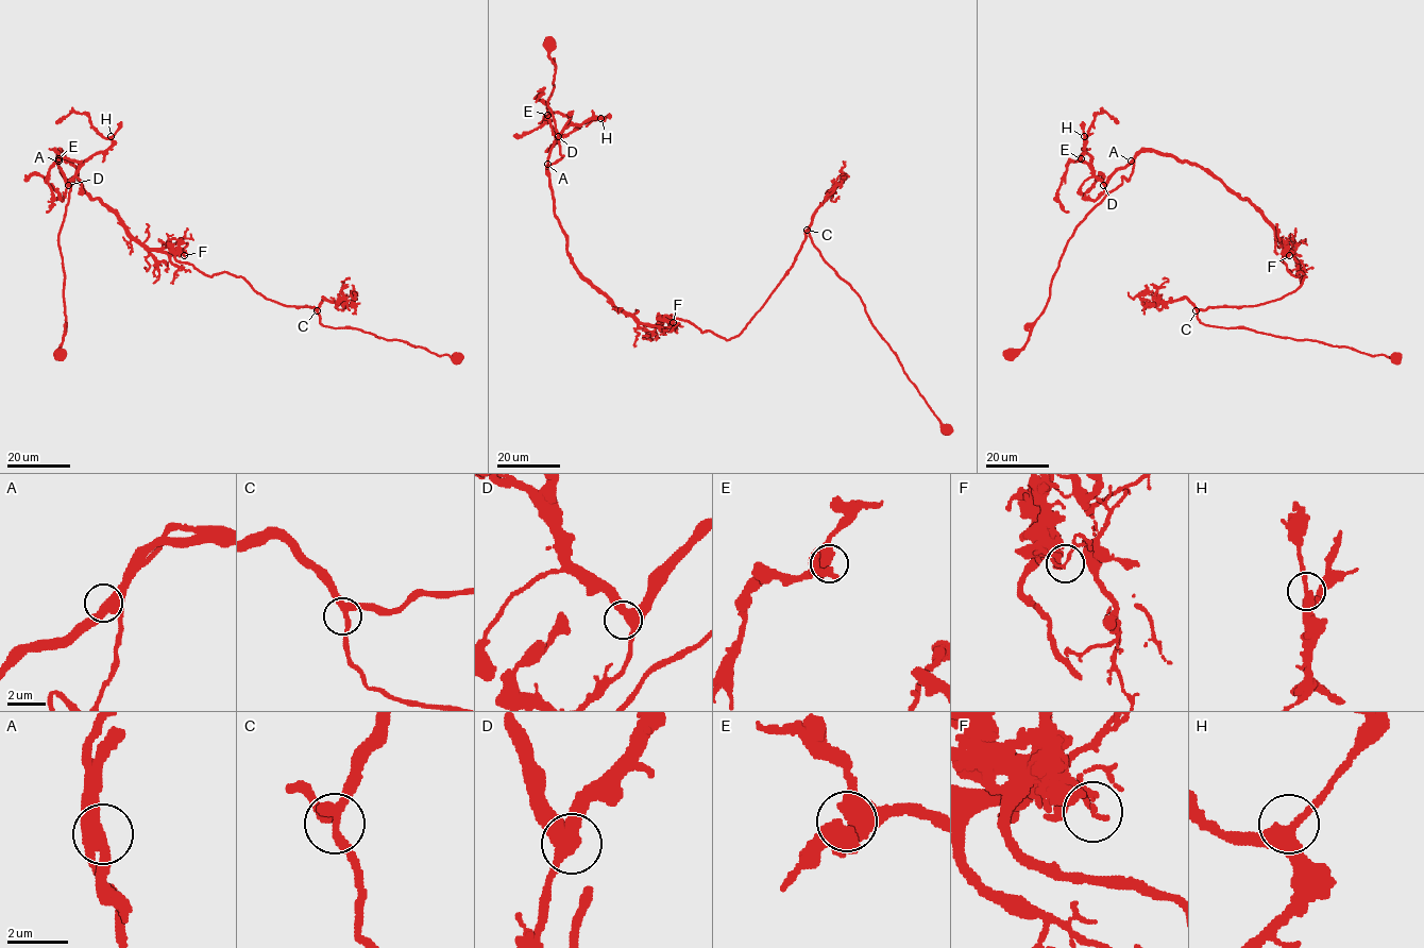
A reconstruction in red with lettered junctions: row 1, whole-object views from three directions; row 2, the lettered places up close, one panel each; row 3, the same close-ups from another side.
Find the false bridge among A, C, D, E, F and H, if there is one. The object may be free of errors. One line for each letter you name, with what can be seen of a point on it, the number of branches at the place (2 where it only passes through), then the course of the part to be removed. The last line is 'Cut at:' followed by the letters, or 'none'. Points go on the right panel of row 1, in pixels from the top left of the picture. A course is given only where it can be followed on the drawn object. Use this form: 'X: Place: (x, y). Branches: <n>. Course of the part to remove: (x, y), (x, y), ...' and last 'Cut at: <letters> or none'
F: Place: (1289, 255). Branches: 2. Course of the part to remove: (1289, 255), (1282, 258), (1287, 269), (1306, 276), (1294, 290), (1256, 305), (1199, 309), (1197, 319), (1400, 356)
Cut at: F

